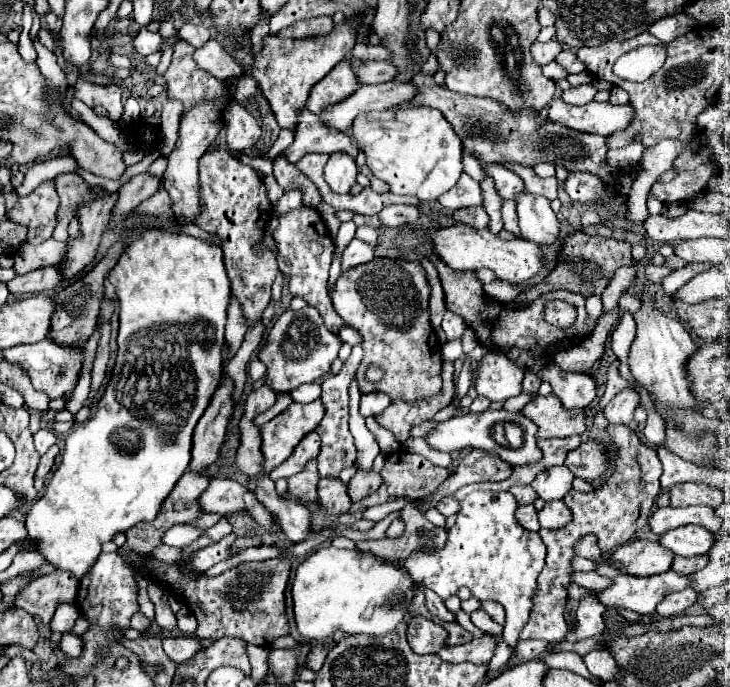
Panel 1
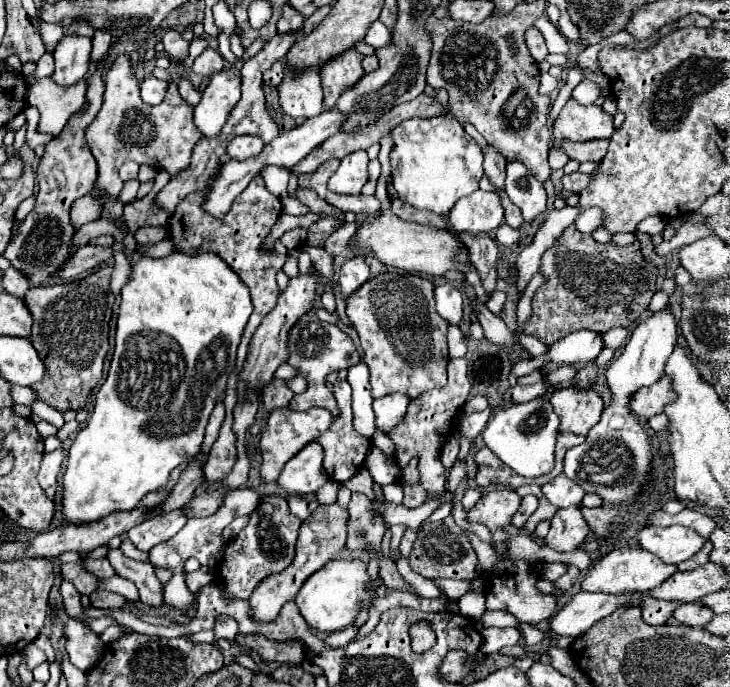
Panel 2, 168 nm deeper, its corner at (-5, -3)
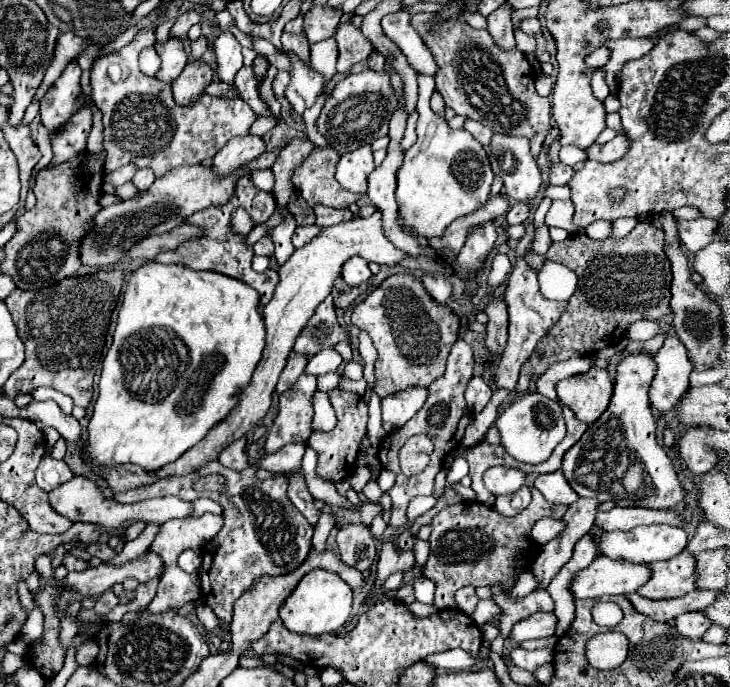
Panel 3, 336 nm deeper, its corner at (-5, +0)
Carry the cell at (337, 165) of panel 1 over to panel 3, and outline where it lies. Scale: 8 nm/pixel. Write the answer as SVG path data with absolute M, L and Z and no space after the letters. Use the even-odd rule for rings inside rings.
M362 146L360 150L342 154L342 158L336 166L336 180L344 190L364 194L366 180L372 170L374 170L372 150L370 150L370 146Z

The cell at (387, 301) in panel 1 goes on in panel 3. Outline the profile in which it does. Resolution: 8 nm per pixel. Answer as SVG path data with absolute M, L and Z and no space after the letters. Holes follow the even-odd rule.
M394 274L362 296L358 304L354 304L352 324L366 330L374 342L378 352L378 360L374 364L374 392L384 398L386 394L396 394L412 386L428 388L444 374L446 358L456 342L460 318L450 306L438 304L426 292L418 276Z

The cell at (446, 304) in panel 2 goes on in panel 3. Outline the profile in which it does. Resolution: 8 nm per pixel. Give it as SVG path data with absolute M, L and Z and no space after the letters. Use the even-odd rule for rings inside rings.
M422 276L422 282L436 302L446 304L452 298L452 284L444 276Z

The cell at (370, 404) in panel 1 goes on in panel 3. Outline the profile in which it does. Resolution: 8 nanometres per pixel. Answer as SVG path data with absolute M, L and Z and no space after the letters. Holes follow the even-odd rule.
M412 388L398 394L390 394L382 400L382 428L390 434L406 424L426 402L426 388Z

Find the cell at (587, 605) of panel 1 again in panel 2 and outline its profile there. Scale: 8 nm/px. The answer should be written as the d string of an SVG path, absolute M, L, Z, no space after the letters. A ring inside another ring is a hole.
M620 547L598 559L582 581L582 591L588 593L610 593L610 595L628 595L628 593L648 593L650 589L664 583L672 573L676 573L676 565L668 565L660 561L656 555L644 549L628 549Z

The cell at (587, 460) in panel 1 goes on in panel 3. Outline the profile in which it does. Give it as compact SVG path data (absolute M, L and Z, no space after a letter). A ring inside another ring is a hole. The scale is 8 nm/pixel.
M636 352L628 354L616 366L614 378L614 394L606 408L606 412L588 426L582 438L572 446L562 460L562 472L568 484L582 496L582 498L596 498L600 502L612 500L616 506L644 506L644 508L674 508L678 502L684 500L684 488L674 472L672 460L664 452L664 448L656 442L656 424L652 418L652 410L648 404L648 386L656 376L656 354L650 352Z

